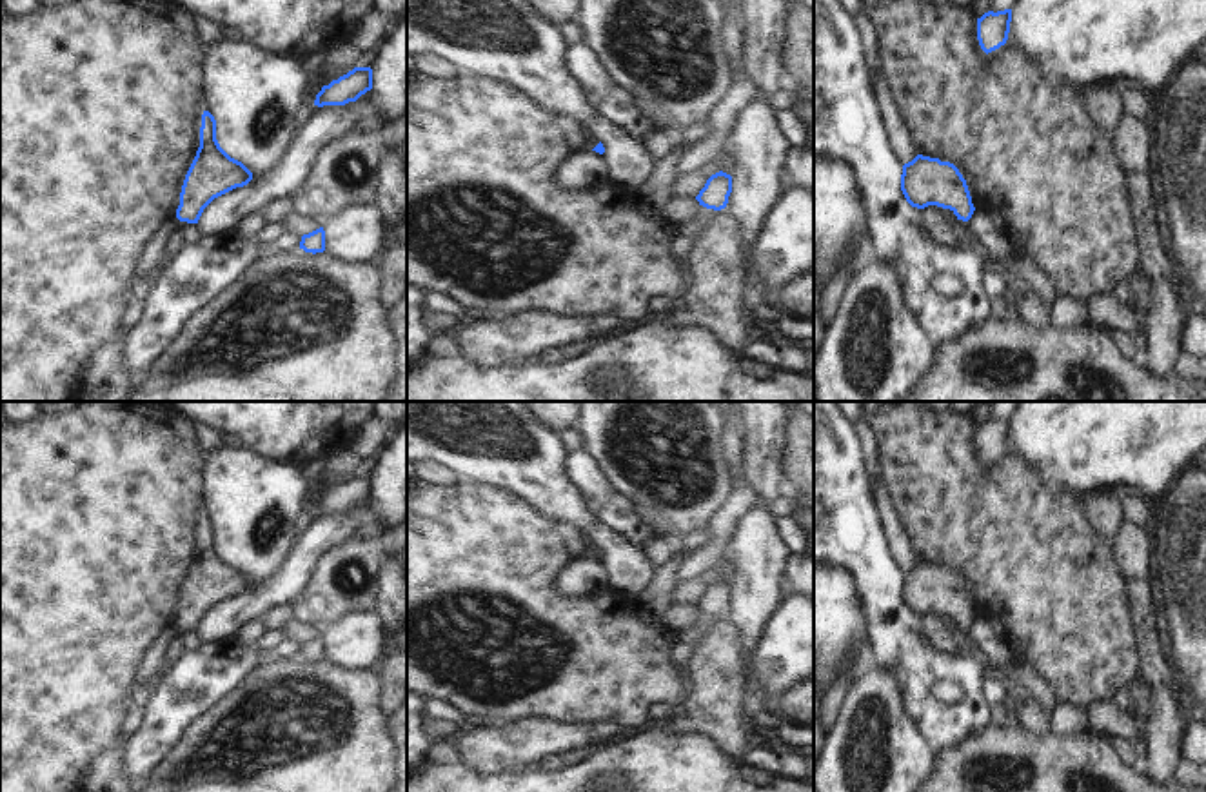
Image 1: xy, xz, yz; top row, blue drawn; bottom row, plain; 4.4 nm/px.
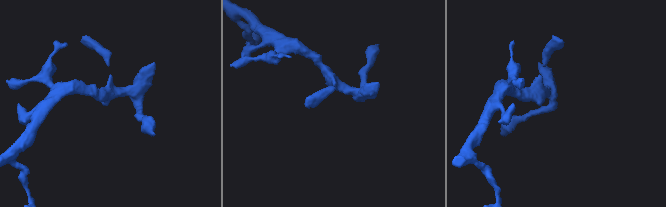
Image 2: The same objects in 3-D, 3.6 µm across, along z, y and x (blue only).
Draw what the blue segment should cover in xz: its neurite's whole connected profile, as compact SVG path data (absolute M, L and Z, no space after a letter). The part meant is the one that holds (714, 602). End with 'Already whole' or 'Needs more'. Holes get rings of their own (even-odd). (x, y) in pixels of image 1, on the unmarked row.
M719 578L707 587L696 607L707 616L721 618L727 614L730 599L732 583Z. Already whole.

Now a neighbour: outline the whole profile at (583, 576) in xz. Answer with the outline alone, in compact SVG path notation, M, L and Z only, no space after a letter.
M588 554L570 561L558 576L558 587L565 594L590 596L605 590L612 581L612 574L605 561Z

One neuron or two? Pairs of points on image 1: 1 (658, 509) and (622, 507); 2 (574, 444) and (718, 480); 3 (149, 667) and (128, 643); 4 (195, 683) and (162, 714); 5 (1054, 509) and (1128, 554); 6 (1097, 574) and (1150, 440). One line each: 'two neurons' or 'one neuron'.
1: two neurons
2: two neurons
3: two neurons
4: one neuron
5: two neurons
6: two neurons

